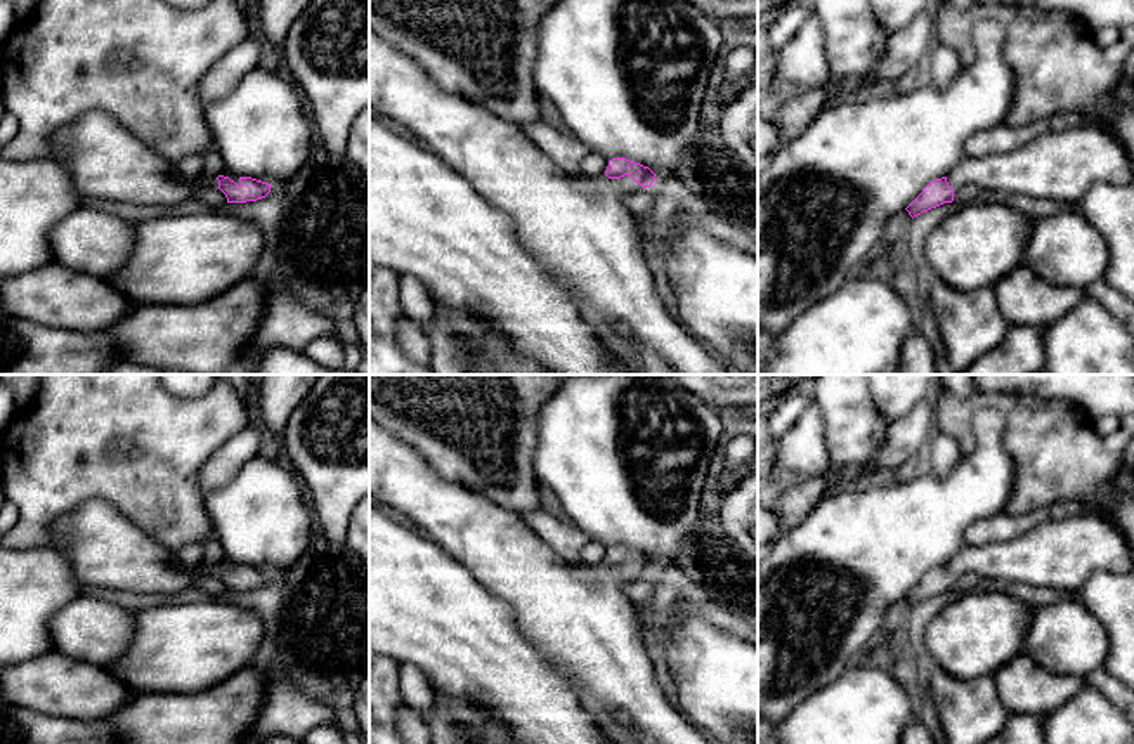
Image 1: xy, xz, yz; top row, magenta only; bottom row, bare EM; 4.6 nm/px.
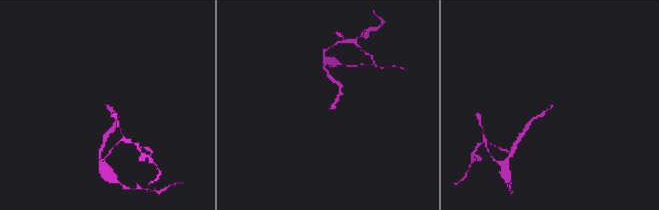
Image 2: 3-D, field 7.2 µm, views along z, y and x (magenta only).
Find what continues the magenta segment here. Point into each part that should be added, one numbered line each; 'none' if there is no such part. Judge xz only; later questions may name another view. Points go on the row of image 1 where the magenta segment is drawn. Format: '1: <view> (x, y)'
1: xz (580, 228)

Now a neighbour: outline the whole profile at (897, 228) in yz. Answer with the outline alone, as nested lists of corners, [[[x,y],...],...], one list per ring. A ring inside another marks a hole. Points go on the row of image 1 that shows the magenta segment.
[[[907,210],[896,213],[896,215],[886,224],[883,239],[884,239],[888,245],[893,245],[893,243],[898,243],[898,241],[905,241],[907,231],[909,231],[909,227],[910,227],[910,220],[912,220],[912,217],[909,215]]]

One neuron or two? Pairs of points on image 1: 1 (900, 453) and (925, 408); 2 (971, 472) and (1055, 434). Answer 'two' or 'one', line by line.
1: one
2: two

